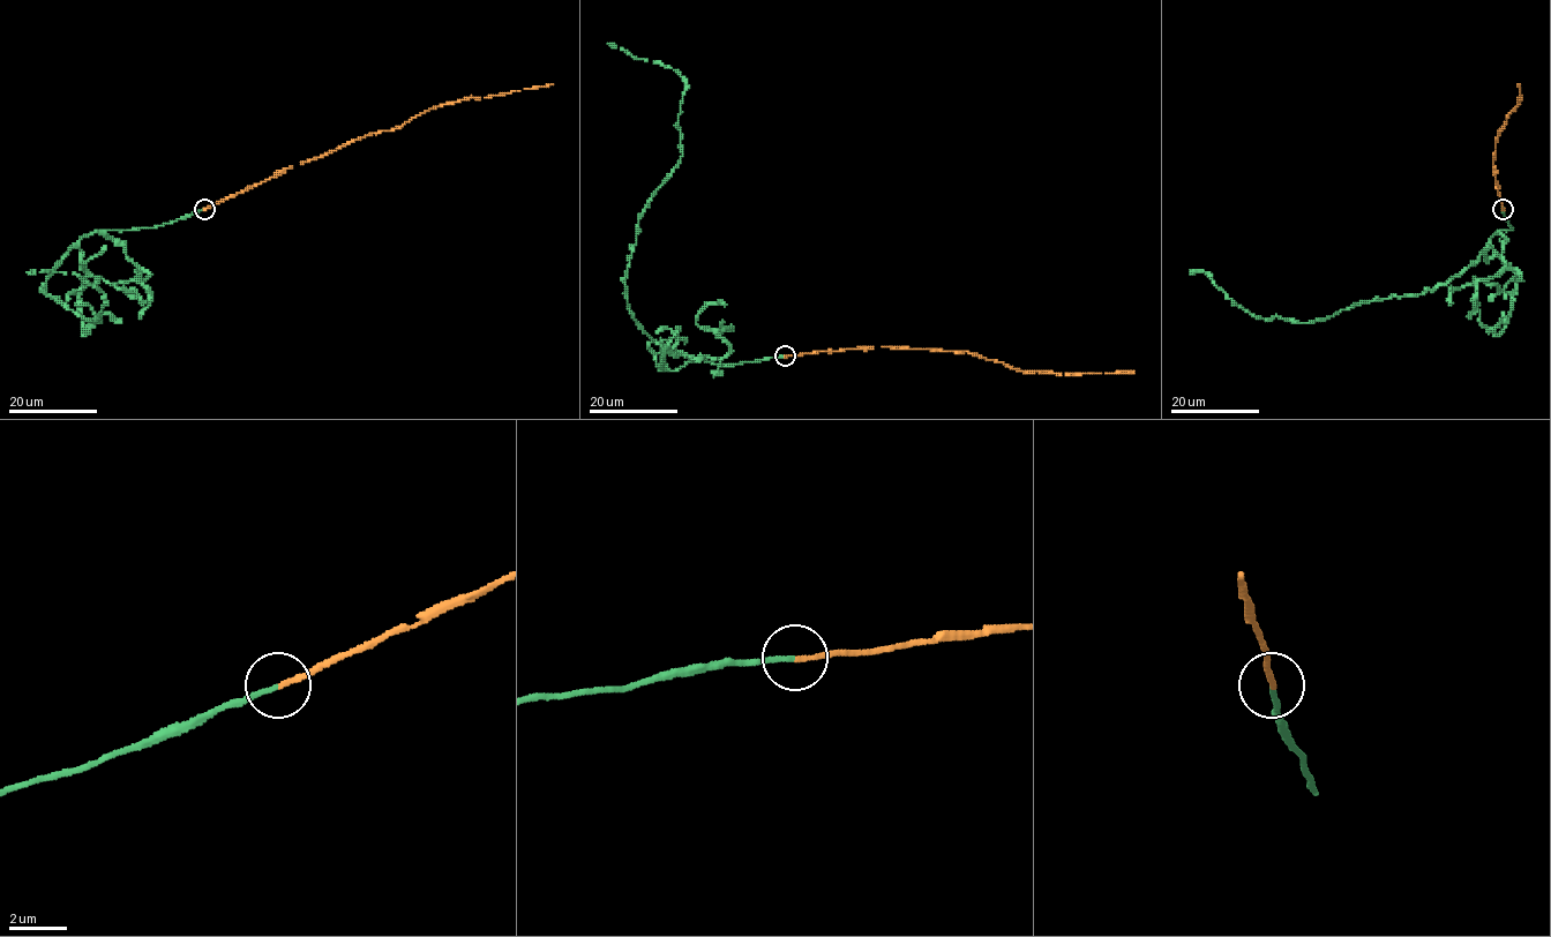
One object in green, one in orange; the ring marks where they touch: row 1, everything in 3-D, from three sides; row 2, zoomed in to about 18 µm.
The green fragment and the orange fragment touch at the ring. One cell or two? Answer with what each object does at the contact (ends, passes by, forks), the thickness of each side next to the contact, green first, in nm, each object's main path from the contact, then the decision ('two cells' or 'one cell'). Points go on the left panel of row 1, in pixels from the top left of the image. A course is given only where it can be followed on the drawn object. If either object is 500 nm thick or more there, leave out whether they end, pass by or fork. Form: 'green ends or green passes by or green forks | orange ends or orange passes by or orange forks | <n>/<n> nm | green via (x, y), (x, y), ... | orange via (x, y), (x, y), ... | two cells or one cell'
green ends | orange ends | 160/170 nm | green via (203, 209), (75, 244), (44, 291), (100, 322), (105, 295), (94, 286), (73, 272), (27, 271) | orange via (203, 209), (292, 165), (356, 140), (396, 129), (442, 104), (552, 83) | one cell

